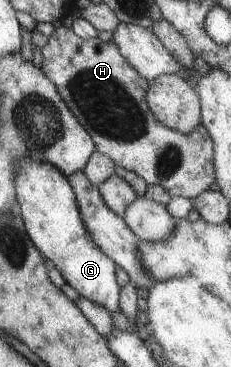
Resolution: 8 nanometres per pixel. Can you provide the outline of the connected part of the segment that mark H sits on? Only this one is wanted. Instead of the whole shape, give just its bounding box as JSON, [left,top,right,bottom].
[42,23,215,201]

